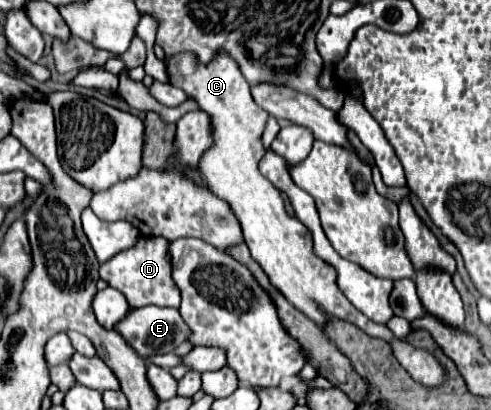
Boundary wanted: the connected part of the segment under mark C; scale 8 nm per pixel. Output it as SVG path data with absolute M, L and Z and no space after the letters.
M223 51L217 53L211 65L199 65L191 53L181 53L167 59L167 71L171 85L181 87L191 99L199 103L203 111L211 113L215 143L203 155L199 171L207 179L209 189L217 197L225 199L235 211L243 227L245 243L251 251L251 257L267 273L271 285L277 287L291 305L311 317L311 321L315 321L321 329L323 325L327 325L327 317L337 317L357 325L367 335L385 339L391 345L397 361L421 385L439 387L443 381L447 381L447 371L435 355L411 347L411 343L395 337L387 325L373 323L343 297L341 289L337 287L335 269L319 261L319 257L315 257L315 251L311 249L311 231L295 215L289 215L285 211L281 191L259 173L257 163L267 153L261 141L261 135L267 125L267 113L259 105L255 105L251 97L251 87L243 79L239 65Z

